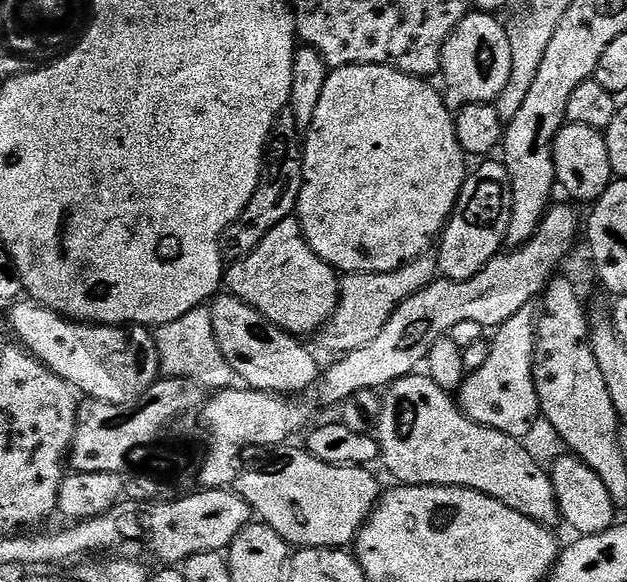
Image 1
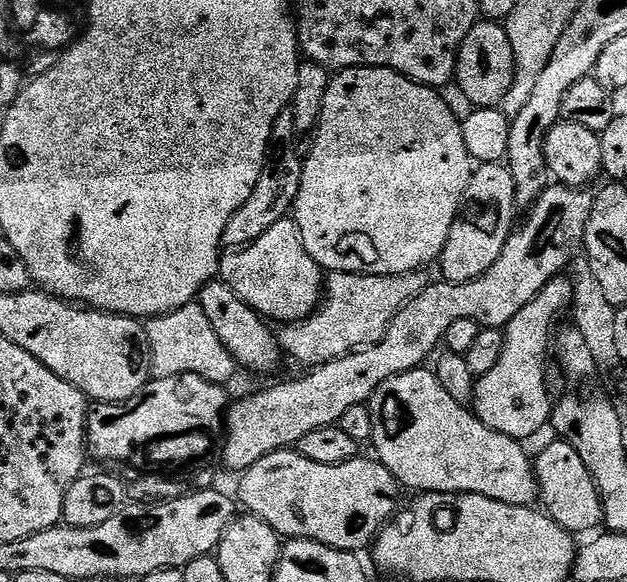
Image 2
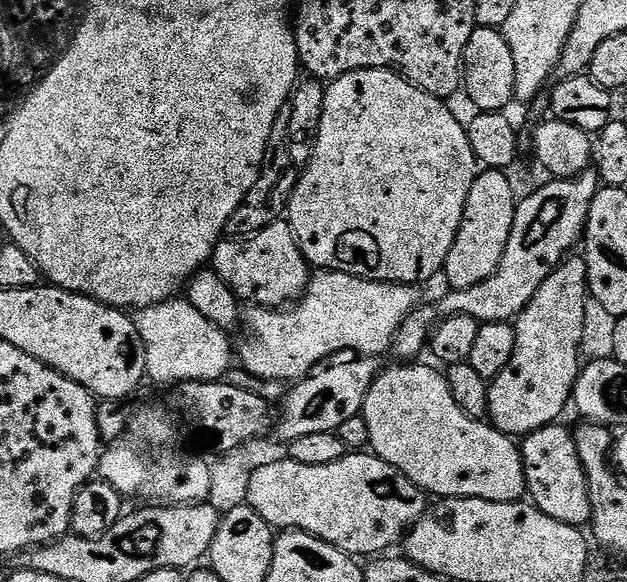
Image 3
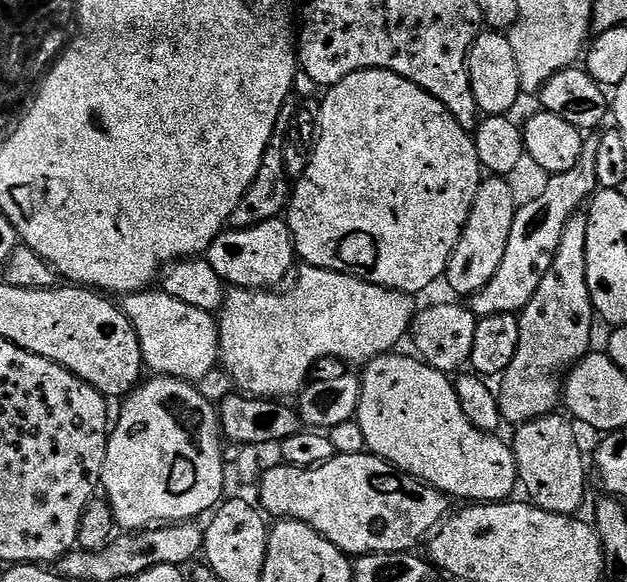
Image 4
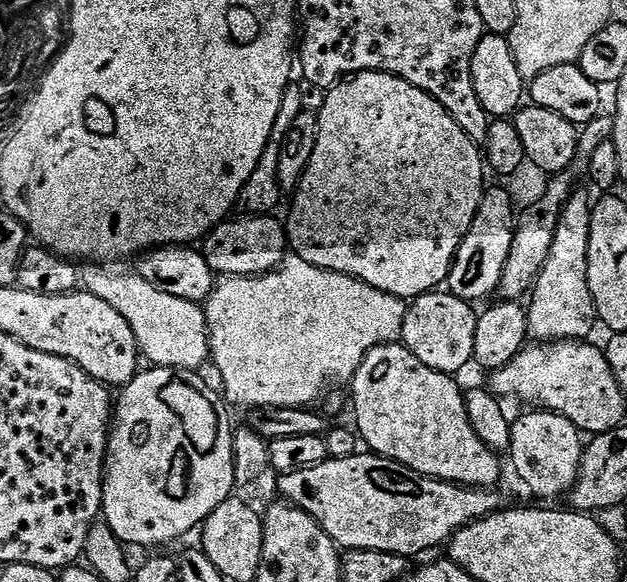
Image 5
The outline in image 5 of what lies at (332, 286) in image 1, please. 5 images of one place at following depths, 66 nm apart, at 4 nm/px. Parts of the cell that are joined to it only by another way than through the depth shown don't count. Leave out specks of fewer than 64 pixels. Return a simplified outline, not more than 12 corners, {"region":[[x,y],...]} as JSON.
{"region":[[275,215],[229,218],[202,251],[220,276],[261,276],[290,245]]}

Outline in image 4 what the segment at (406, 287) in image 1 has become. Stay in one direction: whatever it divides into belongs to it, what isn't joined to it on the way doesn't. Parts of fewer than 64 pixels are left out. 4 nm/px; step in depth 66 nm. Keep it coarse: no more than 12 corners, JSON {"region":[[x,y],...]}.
{"region":[[301,267],[289,292],[232,288],[220,364],[292,398],[319,360],[387,356],[407,292]]}

